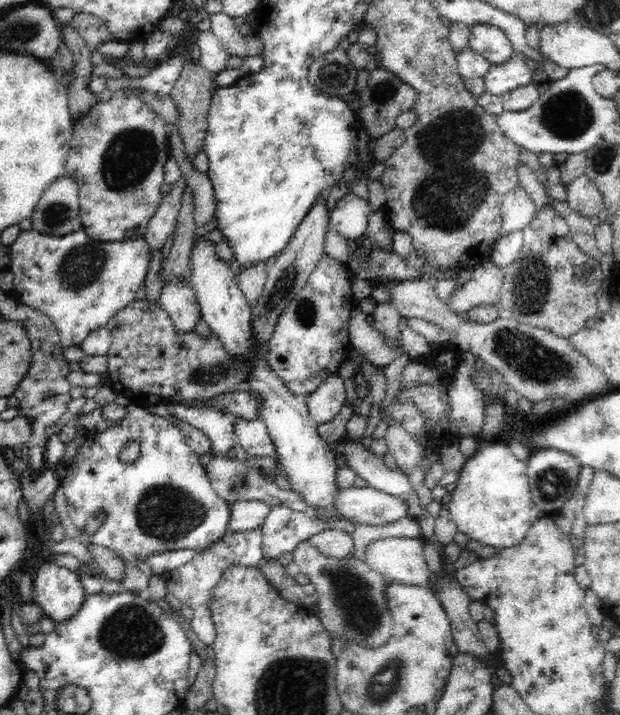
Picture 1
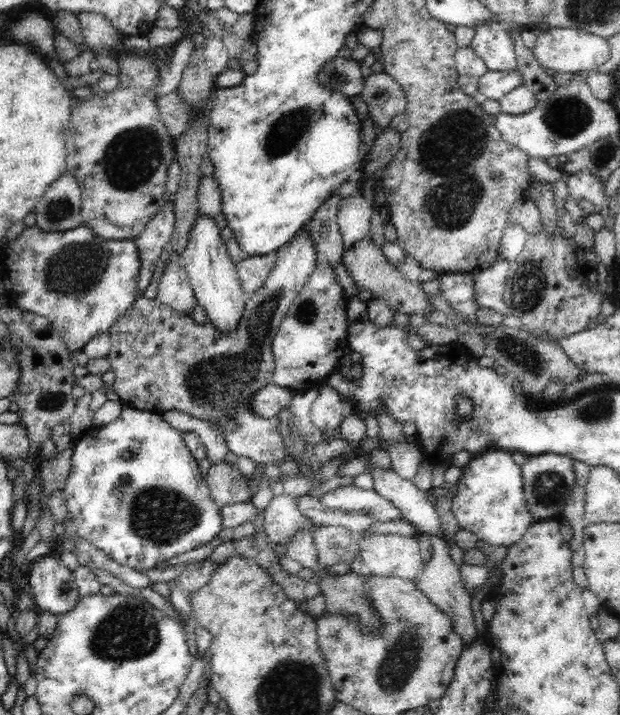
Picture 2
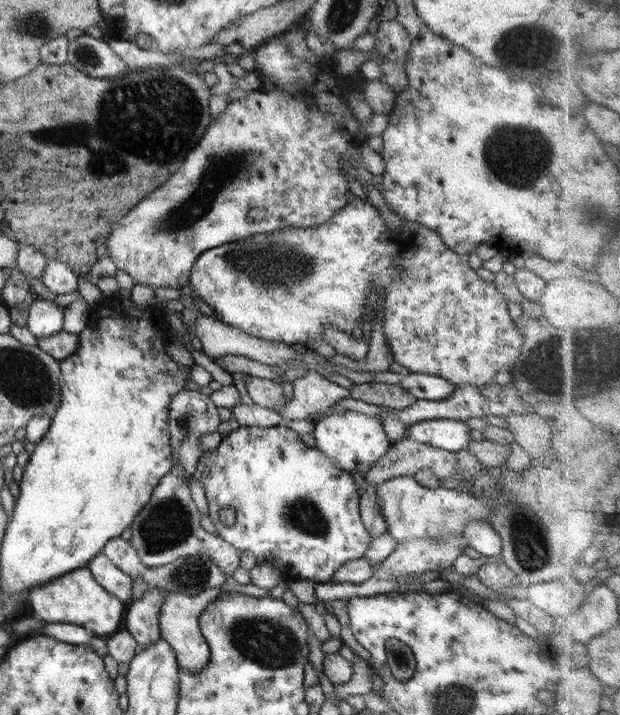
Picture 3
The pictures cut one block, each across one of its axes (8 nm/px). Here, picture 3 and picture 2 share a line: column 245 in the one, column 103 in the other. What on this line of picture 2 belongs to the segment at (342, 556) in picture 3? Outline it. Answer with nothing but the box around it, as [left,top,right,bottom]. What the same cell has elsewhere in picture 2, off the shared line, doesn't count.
[63,406,223,571]

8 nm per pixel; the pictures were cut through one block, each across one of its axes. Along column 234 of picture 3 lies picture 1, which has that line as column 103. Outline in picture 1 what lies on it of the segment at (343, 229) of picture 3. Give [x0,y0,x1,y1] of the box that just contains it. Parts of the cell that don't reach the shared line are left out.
[5,227,151,348]

